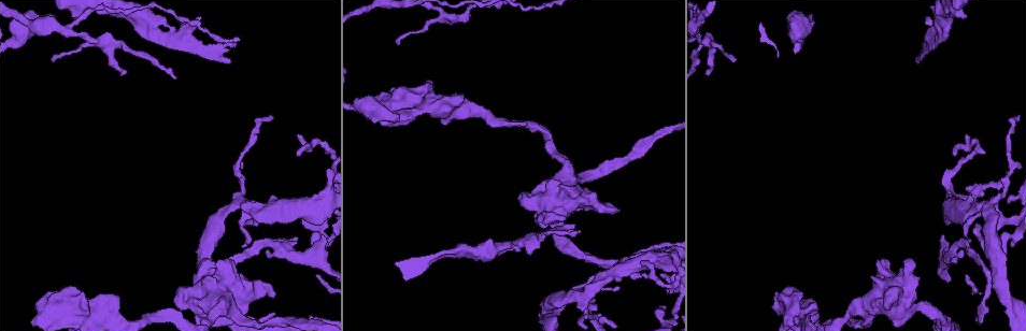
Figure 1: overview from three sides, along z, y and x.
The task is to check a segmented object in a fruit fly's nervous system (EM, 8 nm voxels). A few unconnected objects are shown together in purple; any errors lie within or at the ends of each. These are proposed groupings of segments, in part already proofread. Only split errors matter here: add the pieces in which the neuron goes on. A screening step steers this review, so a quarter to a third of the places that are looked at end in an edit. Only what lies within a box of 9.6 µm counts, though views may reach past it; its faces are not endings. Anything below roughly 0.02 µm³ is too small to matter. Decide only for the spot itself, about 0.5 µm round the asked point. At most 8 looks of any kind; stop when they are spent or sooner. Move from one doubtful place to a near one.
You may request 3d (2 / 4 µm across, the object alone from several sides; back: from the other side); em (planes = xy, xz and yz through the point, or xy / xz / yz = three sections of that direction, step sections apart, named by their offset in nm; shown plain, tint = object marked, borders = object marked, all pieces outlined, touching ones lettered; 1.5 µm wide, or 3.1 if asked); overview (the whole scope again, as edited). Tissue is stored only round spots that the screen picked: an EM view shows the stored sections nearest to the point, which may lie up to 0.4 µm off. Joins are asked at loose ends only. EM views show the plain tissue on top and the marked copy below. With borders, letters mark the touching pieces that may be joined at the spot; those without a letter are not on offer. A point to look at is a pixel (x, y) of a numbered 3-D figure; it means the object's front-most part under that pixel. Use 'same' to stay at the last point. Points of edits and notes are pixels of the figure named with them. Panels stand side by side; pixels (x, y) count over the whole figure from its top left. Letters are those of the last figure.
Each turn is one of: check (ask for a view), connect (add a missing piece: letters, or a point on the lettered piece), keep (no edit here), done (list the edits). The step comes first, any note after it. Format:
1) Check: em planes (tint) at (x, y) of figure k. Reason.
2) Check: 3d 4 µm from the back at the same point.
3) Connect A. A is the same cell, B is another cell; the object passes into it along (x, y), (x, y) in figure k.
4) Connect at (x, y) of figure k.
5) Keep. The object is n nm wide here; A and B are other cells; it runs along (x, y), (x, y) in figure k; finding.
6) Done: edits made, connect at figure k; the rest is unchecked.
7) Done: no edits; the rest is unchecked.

Check: 3d 4 µm at (616, 213) of figure 1. Branch stops here.

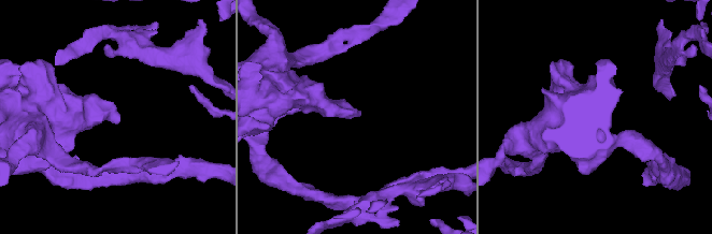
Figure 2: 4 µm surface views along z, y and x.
Check: em planes (borders) at (118, 120) of figure 2.

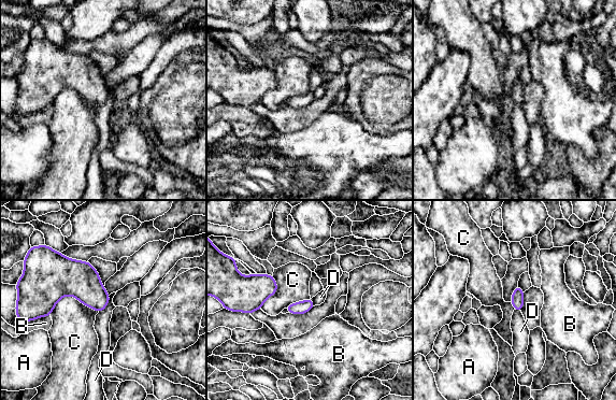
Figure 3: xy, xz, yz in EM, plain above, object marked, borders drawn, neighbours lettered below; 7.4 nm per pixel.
Keep. A, B, C and D are other cells; a border runs along (110, 295), (110, 301), (98, 313) in figure 3; none of them fits.

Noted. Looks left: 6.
Check: em yz step 4 (borders) at (272, 313) of figure 1. Free end.

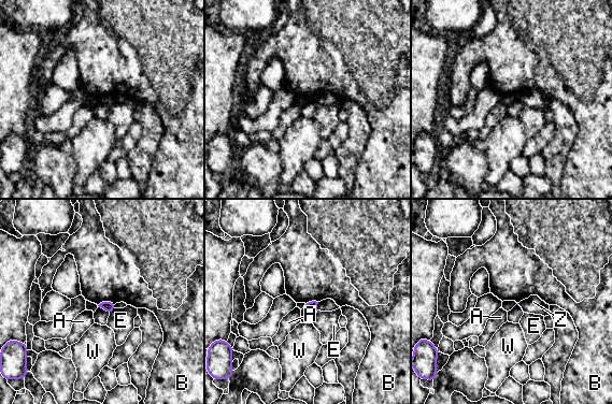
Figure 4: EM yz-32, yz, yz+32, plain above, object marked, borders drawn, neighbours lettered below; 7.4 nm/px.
Check: em planes (borders) at the same point.

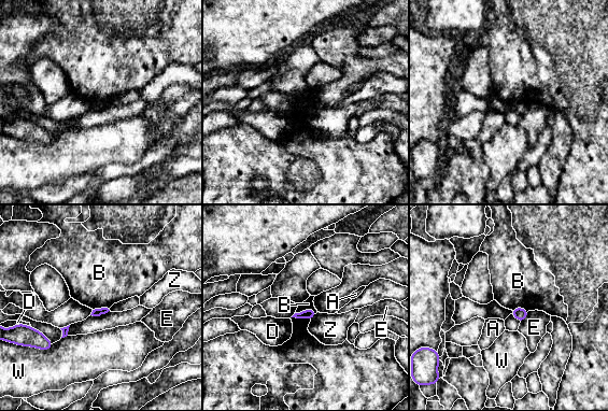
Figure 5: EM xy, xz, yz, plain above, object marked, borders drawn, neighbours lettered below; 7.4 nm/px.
Keep. A, B, D, E, W and Z are other cells; none of them fits.

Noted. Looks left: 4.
Check: 3d 2 µm at (126, 72) of figure 1. Branch stops here.

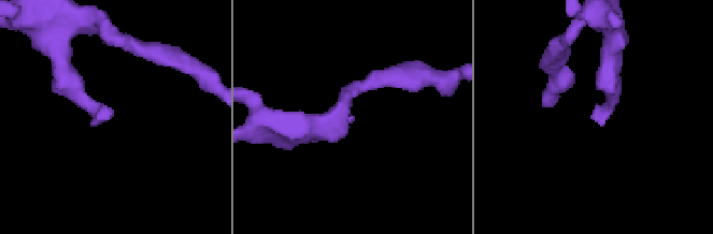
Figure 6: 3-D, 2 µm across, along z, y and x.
Check: em xz step 4 (borders) at (351, 115) of figure 6.

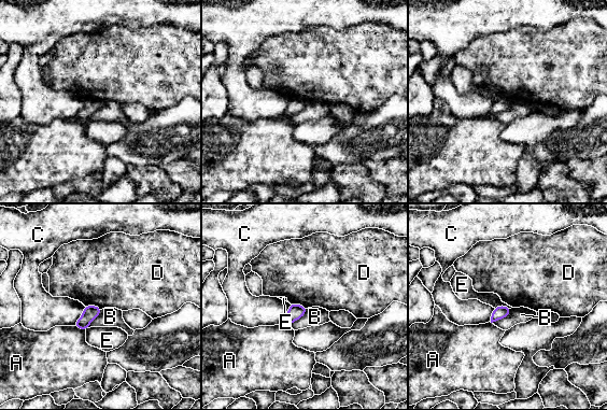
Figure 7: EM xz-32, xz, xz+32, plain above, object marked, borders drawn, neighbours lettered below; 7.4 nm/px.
Check: em planes (borders) at the same point.

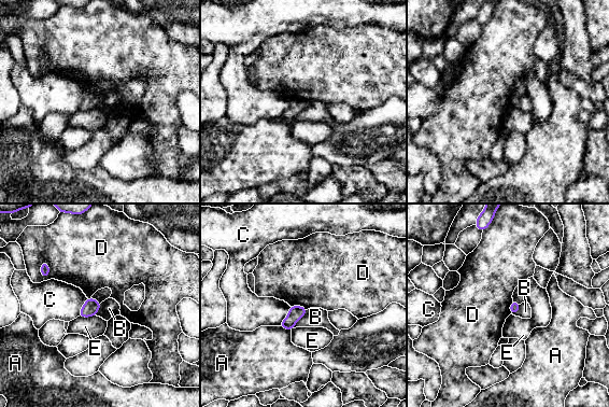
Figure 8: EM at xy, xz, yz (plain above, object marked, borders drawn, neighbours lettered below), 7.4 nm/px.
Keep. A, B, C, D and E are other cells; a border runs along (42, 260), (41, 276), (43, 278) in figure 8; no lettered piece goes on from it.

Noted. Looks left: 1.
Done: no edits; the rest is unchecked.

